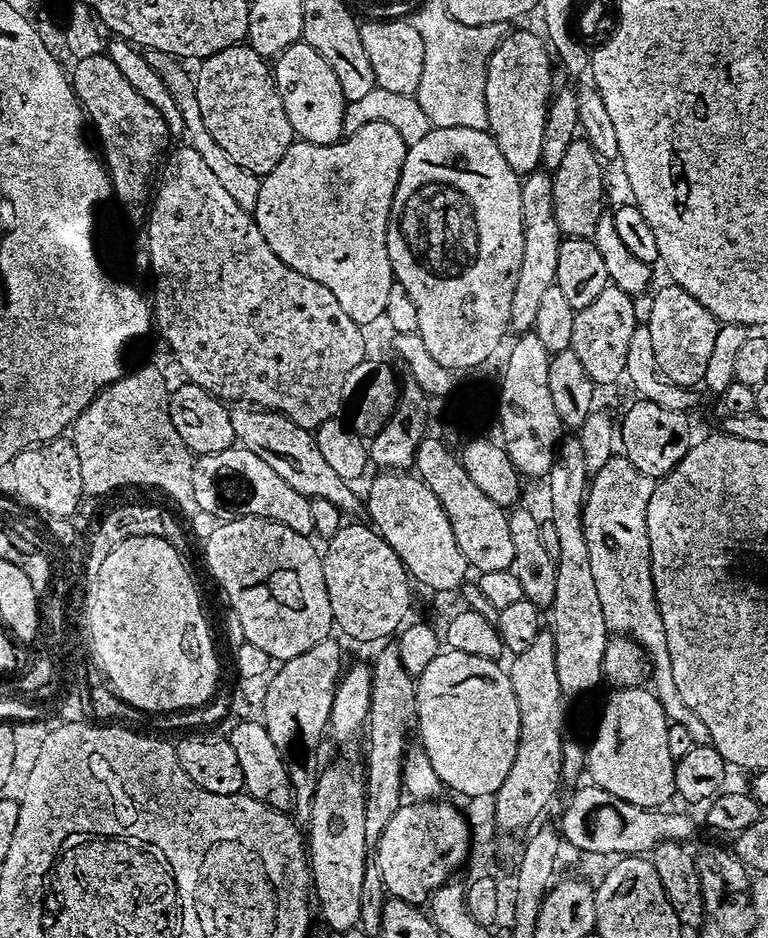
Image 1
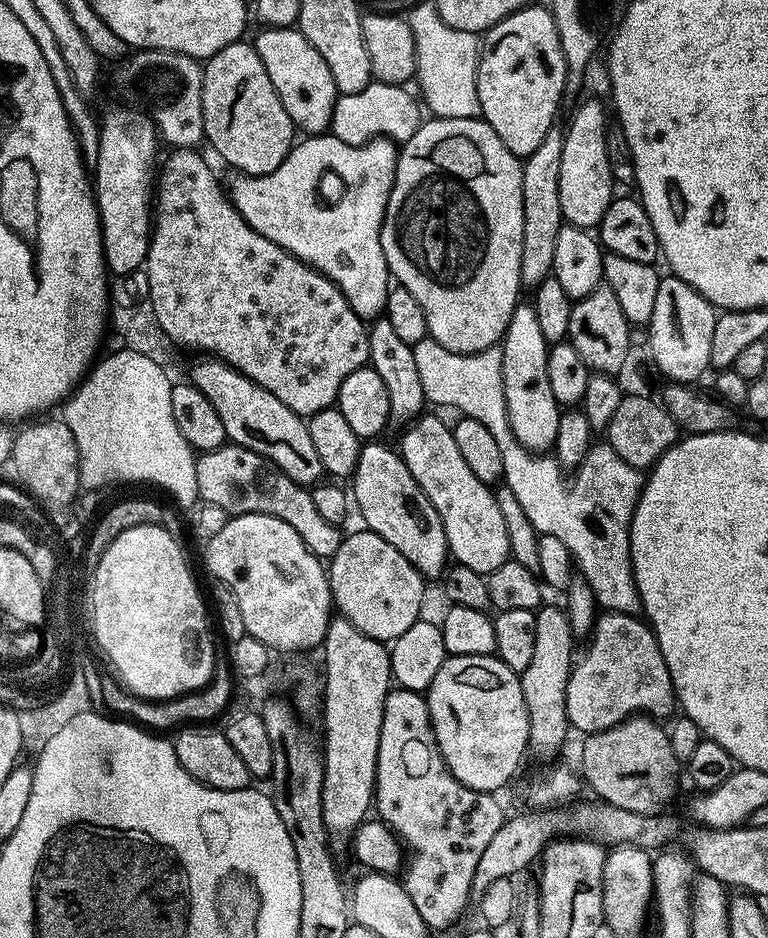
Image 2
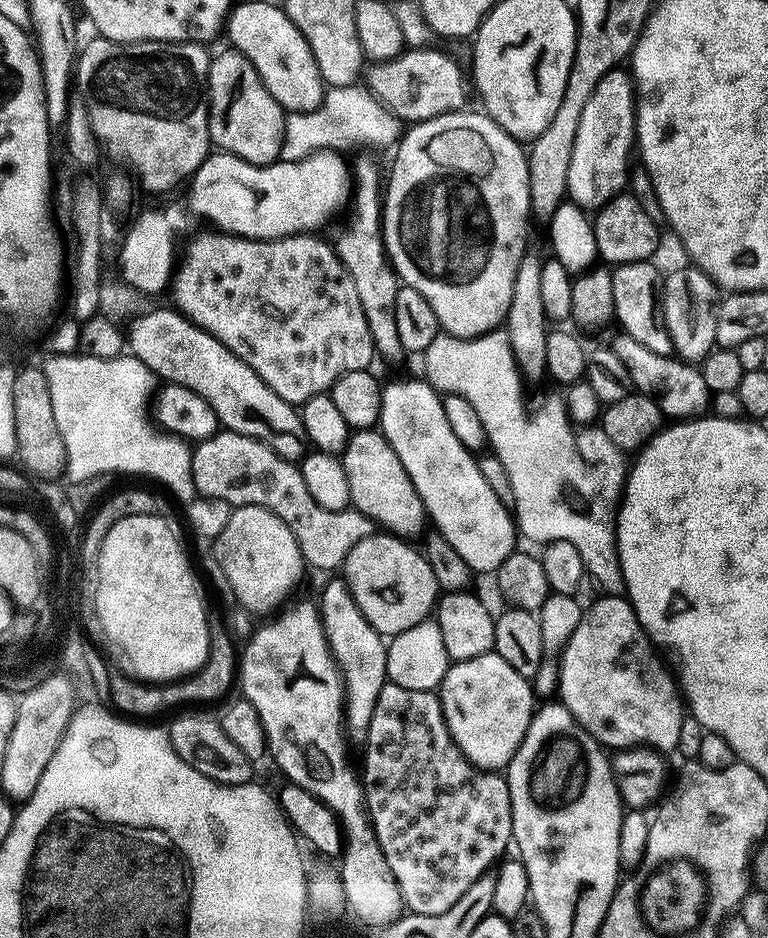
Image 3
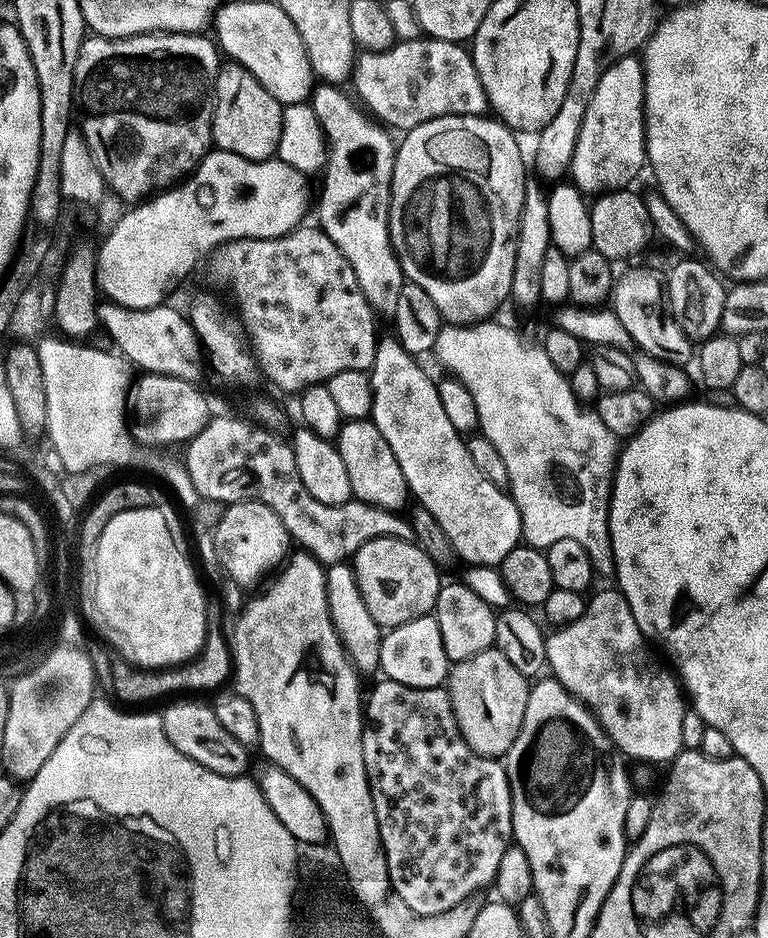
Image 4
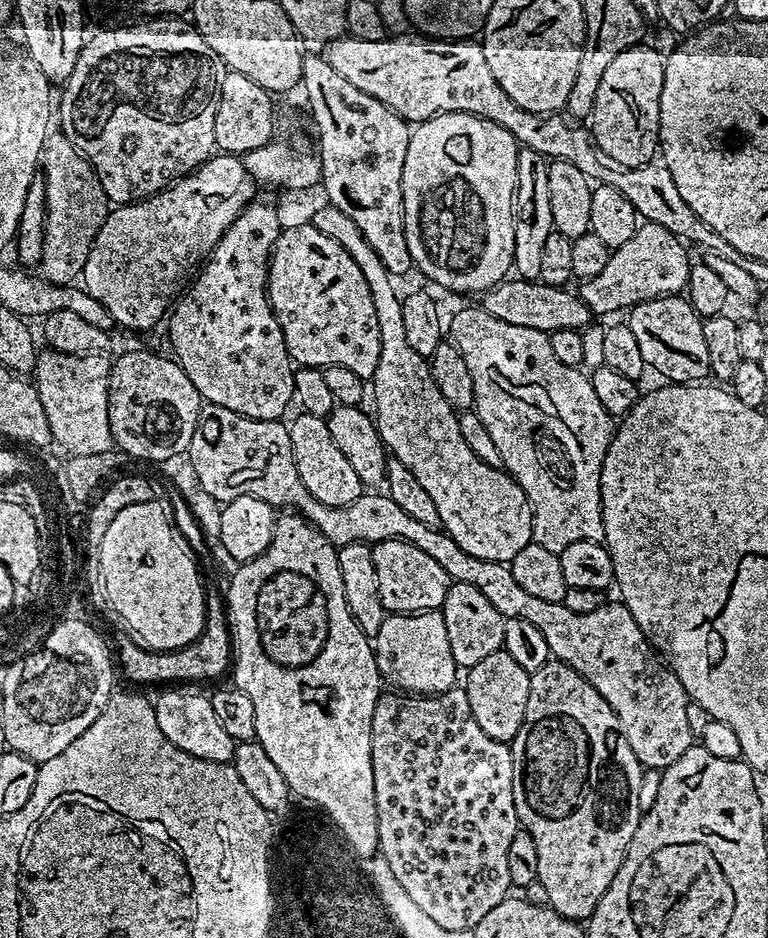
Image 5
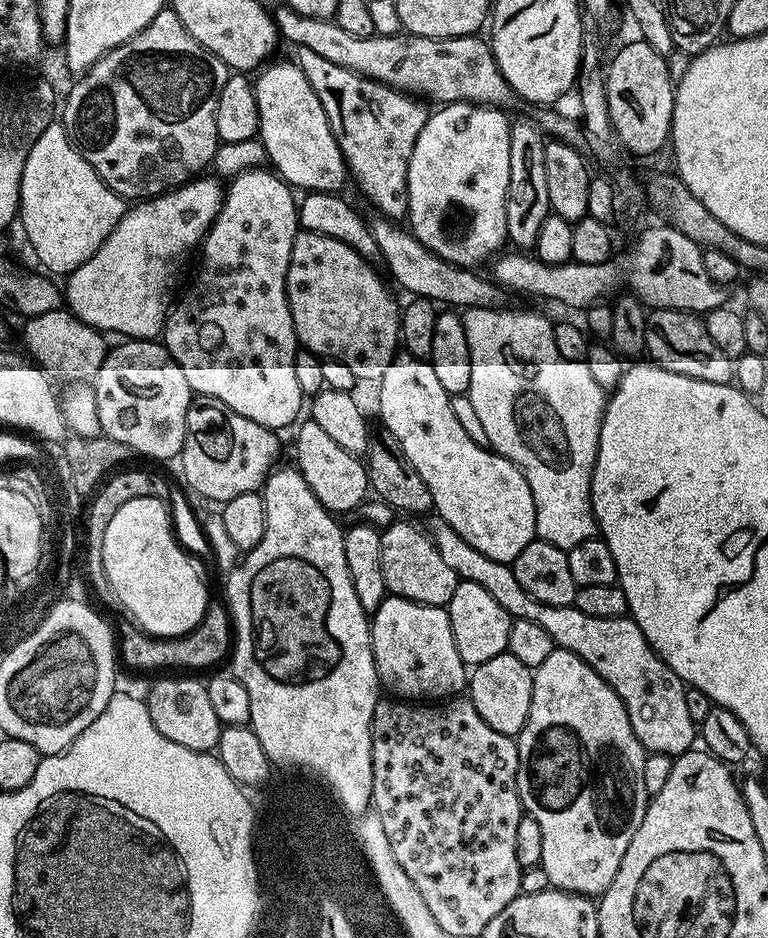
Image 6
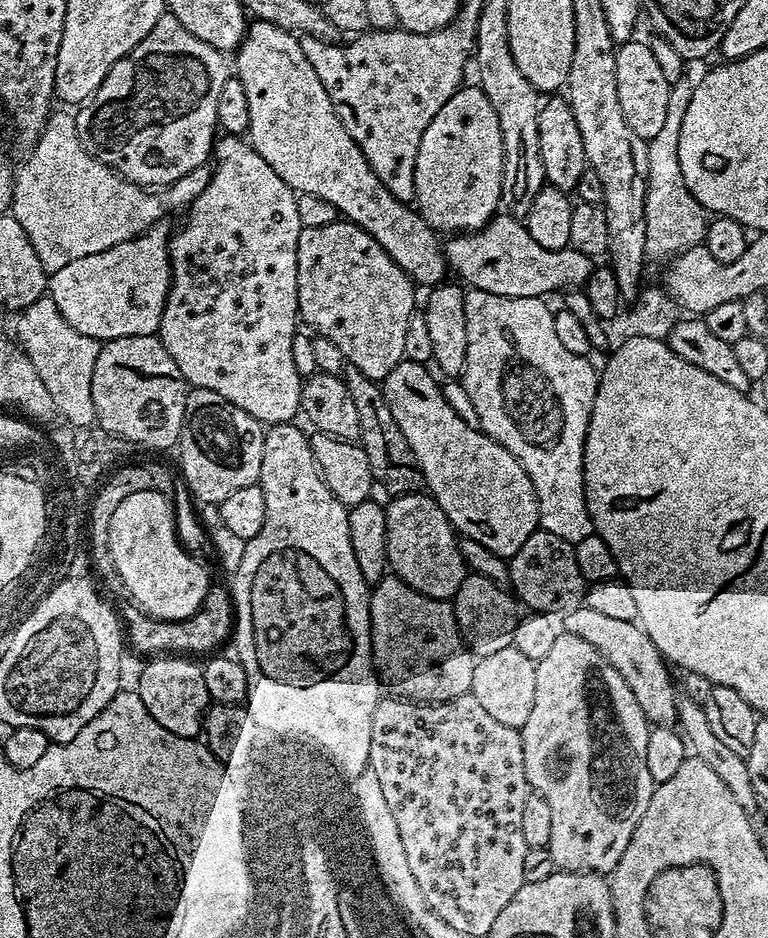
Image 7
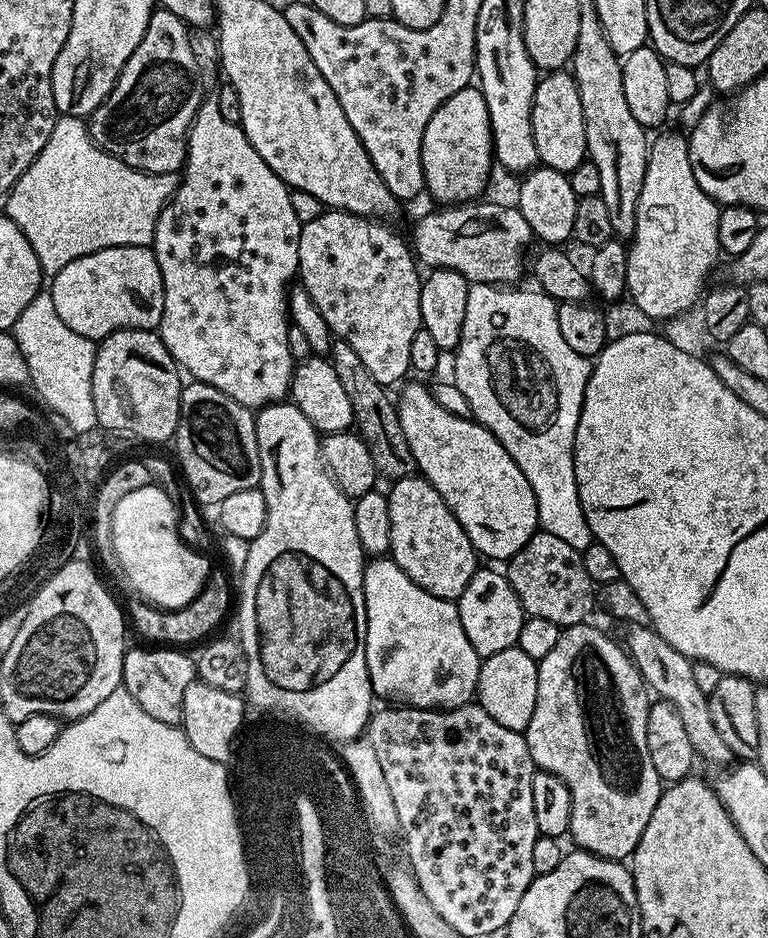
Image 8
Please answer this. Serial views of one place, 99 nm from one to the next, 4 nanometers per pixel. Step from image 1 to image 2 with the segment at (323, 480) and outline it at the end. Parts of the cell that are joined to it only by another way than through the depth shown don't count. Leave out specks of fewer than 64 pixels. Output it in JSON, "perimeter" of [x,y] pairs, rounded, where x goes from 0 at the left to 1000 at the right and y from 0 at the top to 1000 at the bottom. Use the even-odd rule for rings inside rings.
{"perimeter":[[[260,380],[255,384],[247,392],[246,406],[260,419],[268,421],[270,428],[279,433],[284,446],[289,449],[293,466],[301,472],[331,480],[337,486],[346,487],[363,497],[363,500],[375,510],[396,519],[409,518],[421,511],[422,498],[414,484],[410,483],[409,471],[404,468],[401,453],[395,445],[383,441],[370,429],[363,428],[352,417],[336,412],[328,404],[320,403],[307,392],[299,391],[292,385],[272,380]]]}

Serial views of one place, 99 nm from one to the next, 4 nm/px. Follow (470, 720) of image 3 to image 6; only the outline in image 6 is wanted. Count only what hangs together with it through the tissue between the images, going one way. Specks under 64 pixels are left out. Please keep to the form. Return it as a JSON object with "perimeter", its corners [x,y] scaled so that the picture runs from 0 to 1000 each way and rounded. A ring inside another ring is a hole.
{"perimeter":[[[655,695],[648,697],[648,701],[638,701],[638,706],[628,706],[613,713],[607,738],[615,752],[638,776],[672,787],[682,777],[682,771],[690,757],[693,719],[694,713],[674,706],[674,701],[669,701],[665,695]]]}

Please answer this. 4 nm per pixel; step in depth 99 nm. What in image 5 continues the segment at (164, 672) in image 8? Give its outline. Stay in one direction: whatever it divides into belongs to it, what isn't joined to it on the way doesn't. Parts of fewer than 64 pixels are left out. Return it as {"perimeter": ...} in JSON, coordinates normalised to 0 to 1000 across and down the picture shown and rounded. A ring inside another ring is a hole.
{"perimeter":[[[214,736],[208,743],[202,743],[206,778],[211,778],[214,786],[232,800],[247,804],[257,812],[301,816],[309,790],[302,789],[299,783],[294,783],[294,777],[285,772],[275,745],[260,738],[229,737],[234,736]]]}

